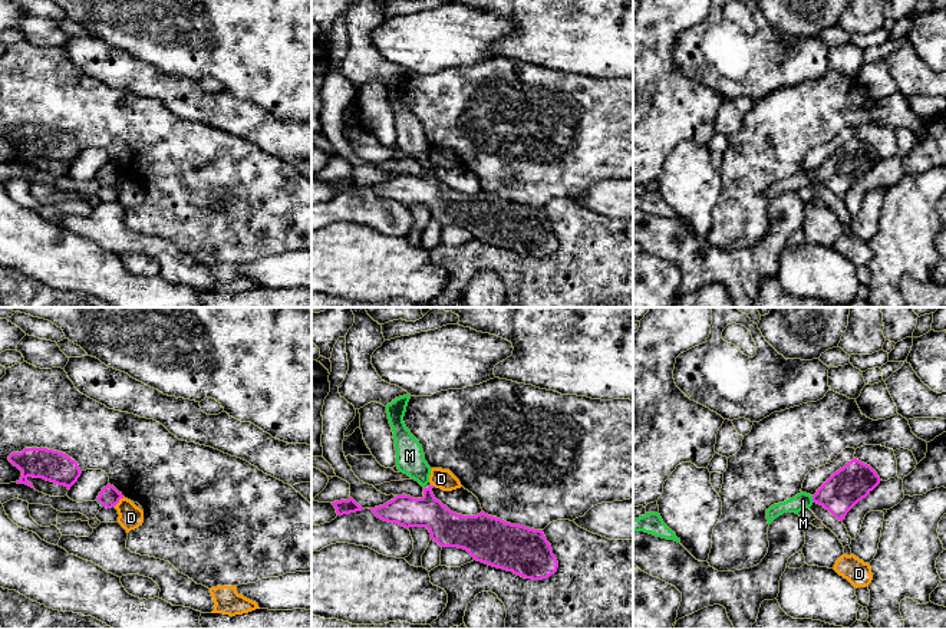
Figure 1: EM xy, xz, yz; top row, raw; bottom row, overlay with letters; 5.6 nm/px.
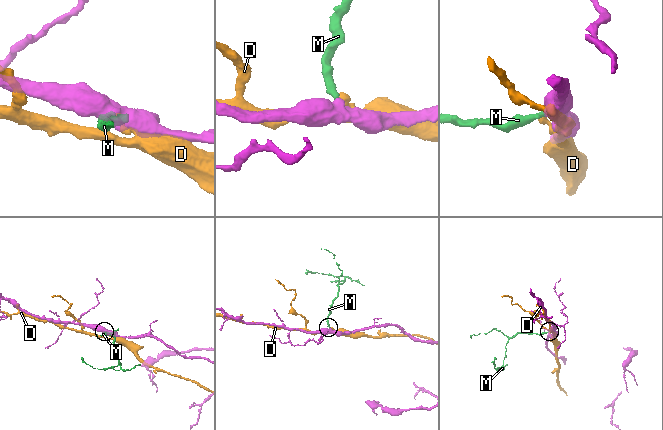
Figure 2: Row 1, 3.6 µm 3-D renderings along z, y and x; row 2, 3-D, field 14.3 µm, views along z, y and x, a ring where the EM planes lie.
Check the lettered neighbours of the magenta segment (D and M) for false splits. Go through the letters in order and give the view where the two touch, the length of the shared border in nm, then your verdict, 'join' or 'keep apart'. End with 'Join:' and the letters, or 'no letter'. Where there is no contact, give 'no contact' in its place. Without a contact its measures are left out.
D: meets magenta in xy; contact 80 nm long; keep apart
M: meets magenta in yz; contact 40 nm long; join
Join: M

